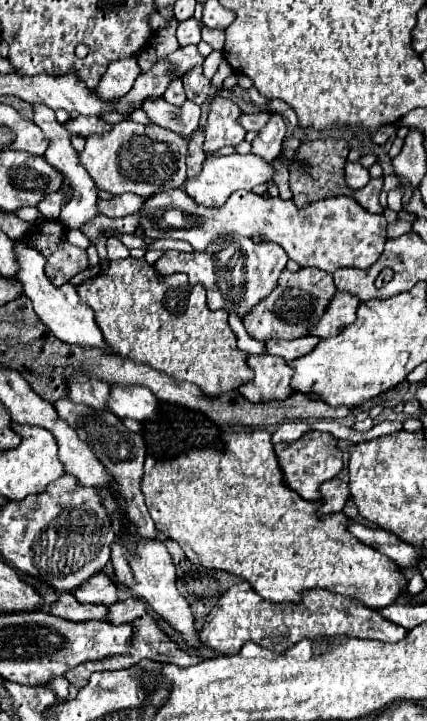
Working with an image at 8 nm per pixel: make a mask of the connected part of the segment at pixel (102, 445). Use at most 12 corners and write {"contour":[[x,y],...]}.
{"contour":[[70,399],[58,415],[112,473],[142,535],[156,527],[140,491],[146,445],[108,411]]}

